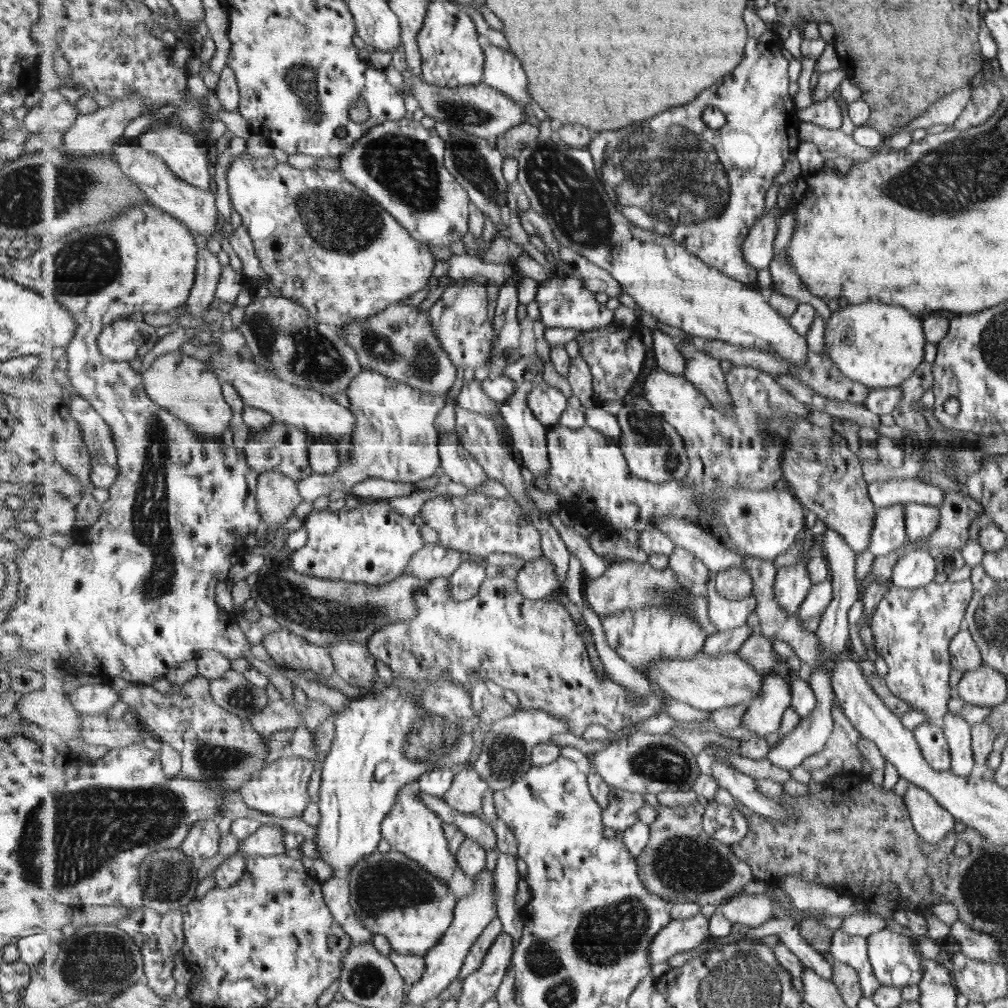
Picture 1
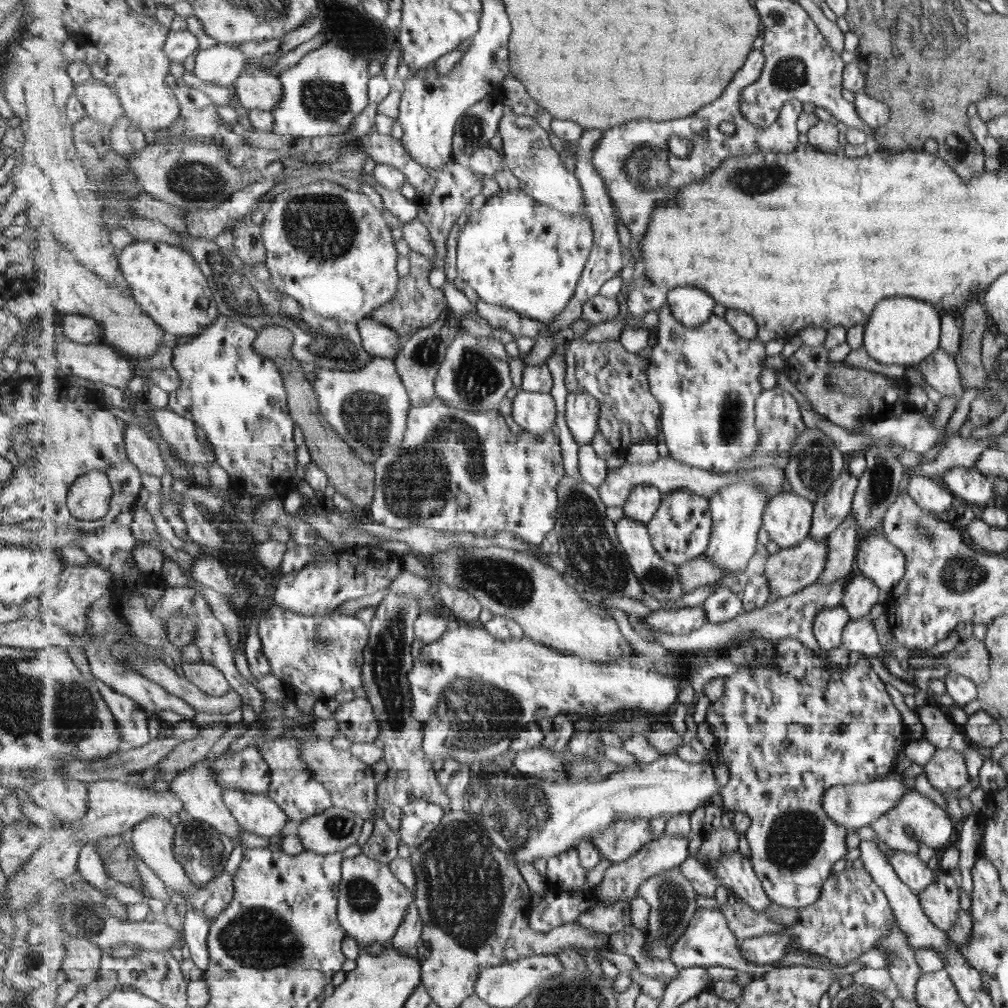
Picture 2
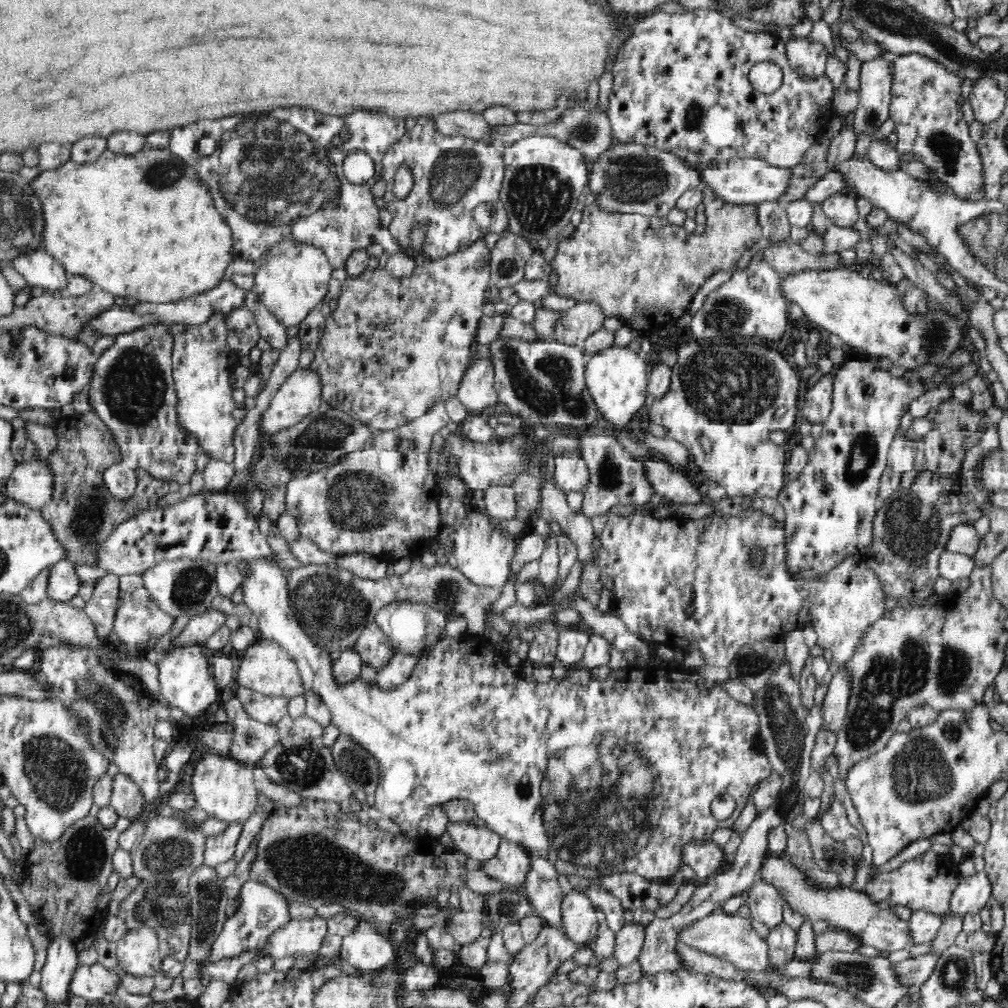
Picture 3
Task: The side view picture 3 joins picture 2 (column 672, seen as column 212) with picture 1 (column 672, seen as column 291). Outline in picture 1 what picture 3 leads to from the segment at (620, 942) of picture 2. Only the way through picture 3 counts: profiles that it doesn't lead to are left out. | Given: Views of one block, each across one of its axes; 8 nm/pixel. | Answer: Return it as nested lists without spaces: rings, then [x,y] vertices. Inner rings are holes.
[[[701,913],[687,919],[674,918],[651,944],[651,967],[659,962],[667,962],[678,952],[681,954],[701,946],[710,935],[710,918],[705,918]]]

